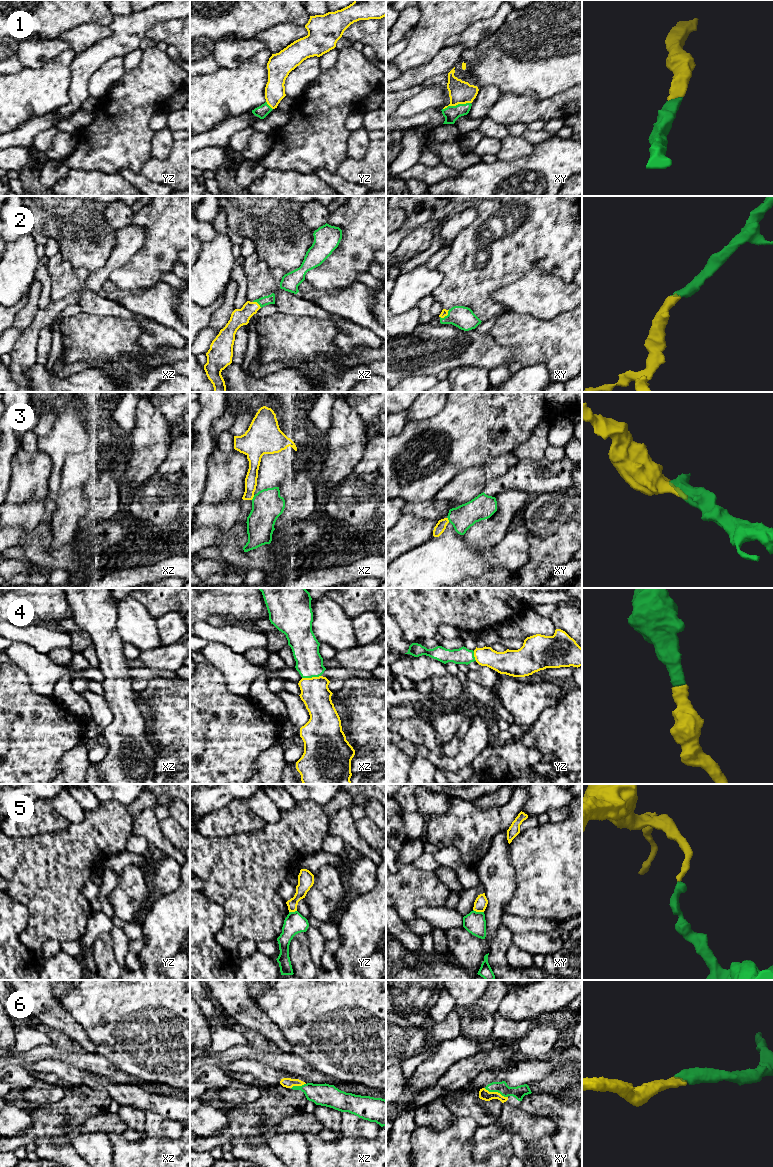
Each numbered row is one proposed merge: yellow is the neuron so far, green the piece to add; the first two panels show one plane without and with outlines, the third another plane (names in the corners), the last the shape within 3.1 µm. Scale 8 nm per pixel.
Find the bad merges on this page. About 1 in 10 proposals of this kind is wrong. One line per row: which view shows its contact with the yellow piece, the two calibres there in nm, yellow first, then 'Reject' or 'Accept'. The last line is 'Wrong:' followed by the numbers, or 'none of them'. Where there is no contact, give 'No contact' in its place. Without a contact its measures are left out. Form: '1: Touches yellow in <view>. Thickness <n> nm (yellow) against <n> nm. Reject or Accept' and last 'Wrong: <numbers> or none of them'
1: Touches yellow in xy. Thickness 190 nm (yellow) against 120 nm. Accept
2: Touches yellow in xz. Thickness 140 nm (yellow) against 80 nm. Accept
3: Touches yellow in xz. Thickness 100 nm (yellow) against 260 nm. Accept
4: Touches yellow in xz. Thickness 240 nm (yellow) against 220 nm. Accept
5: Touches yellow in xy. Thickness 110 nm (yellow) against 170 nm. Reject
6: Touches yellow in xy. Thickness 90 nm (yellow) against 100 nm. Accept
Wrong: 5

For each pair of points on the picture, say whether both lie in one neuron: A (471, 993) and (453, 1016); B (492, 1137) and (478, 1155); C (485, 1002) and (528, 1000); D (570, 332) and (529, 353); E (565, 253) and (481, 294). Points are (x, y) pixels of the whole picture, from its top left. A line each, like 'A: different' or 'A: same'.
A: different
B: same
C: different
D: same
E: same

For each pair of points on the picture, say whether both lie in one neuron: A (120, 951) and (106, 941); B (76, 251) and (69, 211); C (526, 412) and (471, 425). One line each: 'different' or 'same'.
A: different
B: same
C: same

